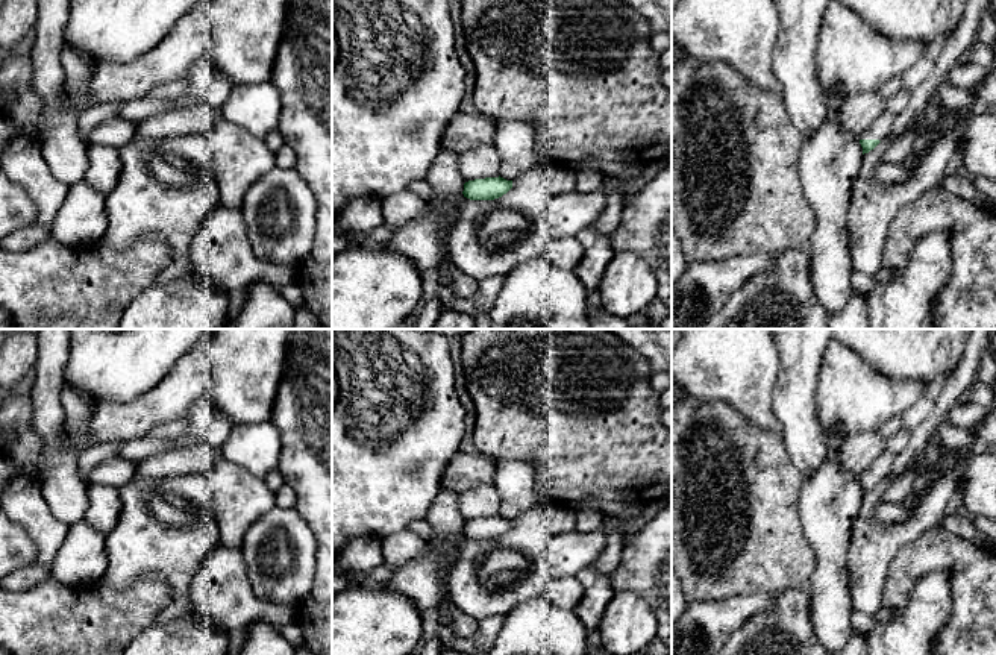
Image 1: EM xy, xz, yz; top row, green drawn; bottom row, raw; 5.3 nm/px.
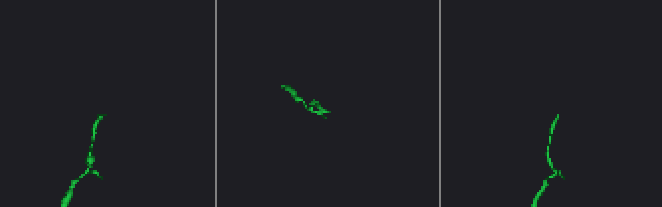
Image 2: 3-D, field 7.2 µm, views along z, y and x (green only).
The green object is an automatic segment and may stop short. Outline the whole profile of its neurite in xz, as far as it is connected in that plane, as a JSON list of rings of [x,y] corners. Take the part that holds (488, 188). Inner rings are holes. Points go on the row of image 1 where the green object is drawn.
[[[503,177],[475,179],[464,183],[464,197],[470,200],[494,200],[512,188],[512,180]]]

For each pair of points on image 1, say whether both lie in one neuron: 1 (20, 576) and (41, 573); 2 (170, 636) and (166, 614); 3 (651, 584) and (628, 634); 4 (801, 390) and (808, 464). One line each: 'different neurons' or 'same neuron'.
1: same neuron
2: different neurons
3: different neurons
4: same neuron

